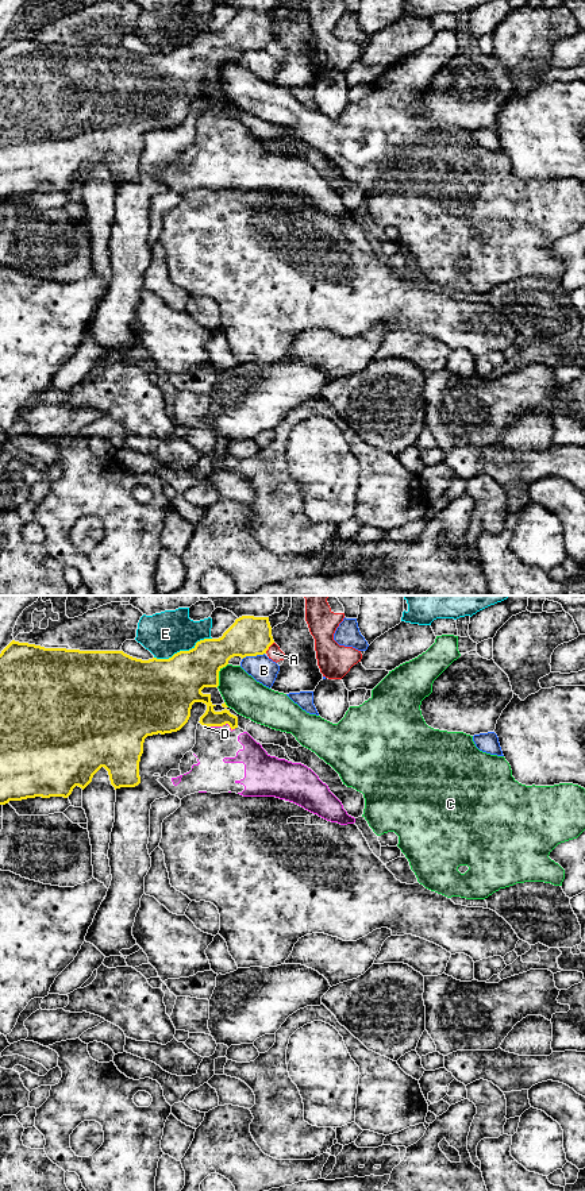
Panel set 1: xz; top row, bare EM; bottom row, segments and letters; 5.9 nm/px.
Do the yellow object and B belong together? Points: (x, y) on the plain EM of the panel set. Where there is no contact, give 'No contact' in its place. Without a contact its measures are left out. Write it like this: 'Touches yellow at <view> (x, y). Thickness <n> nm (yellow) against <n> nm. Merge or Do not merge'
Touches yellow at xz (253, 50). Thickness 240 nm (yellow) against 160 nm. Do not merge

